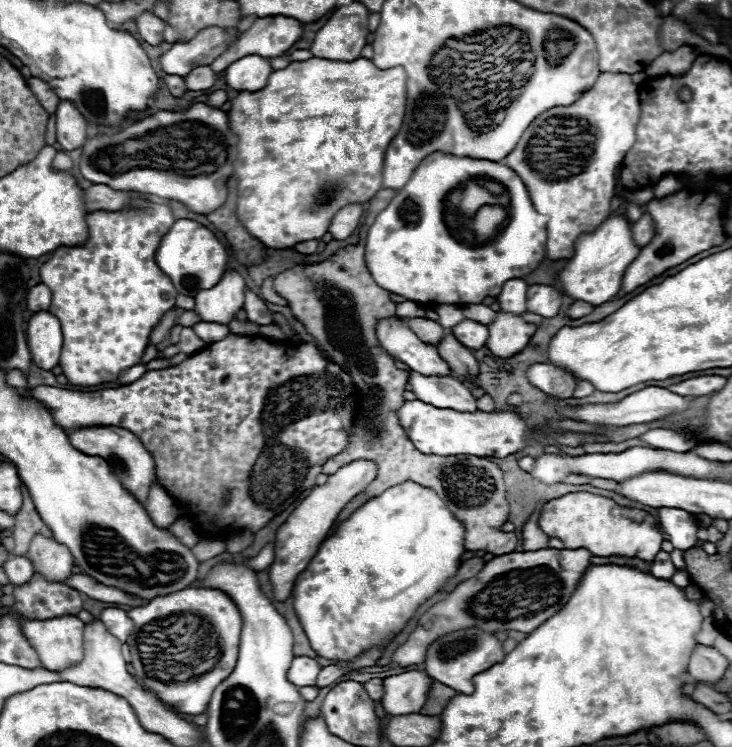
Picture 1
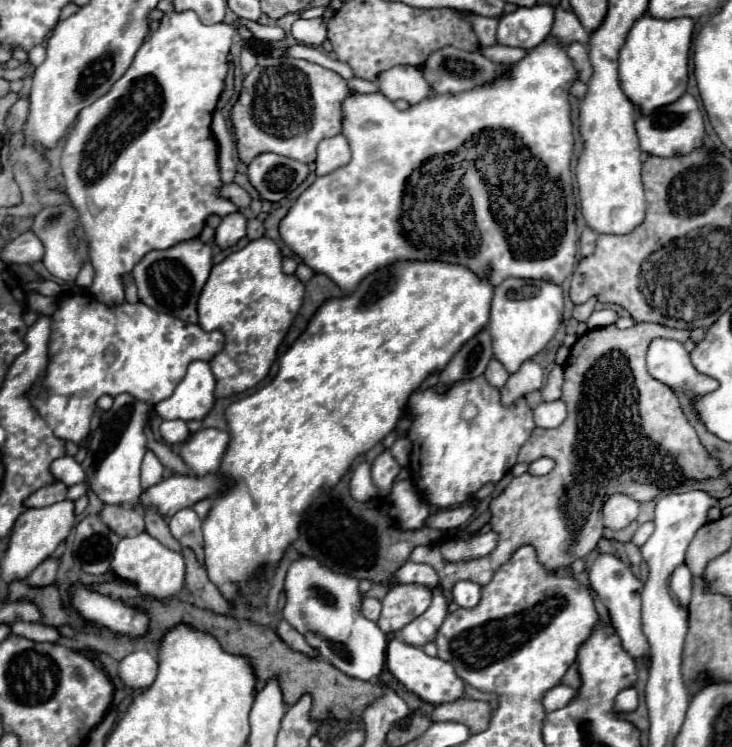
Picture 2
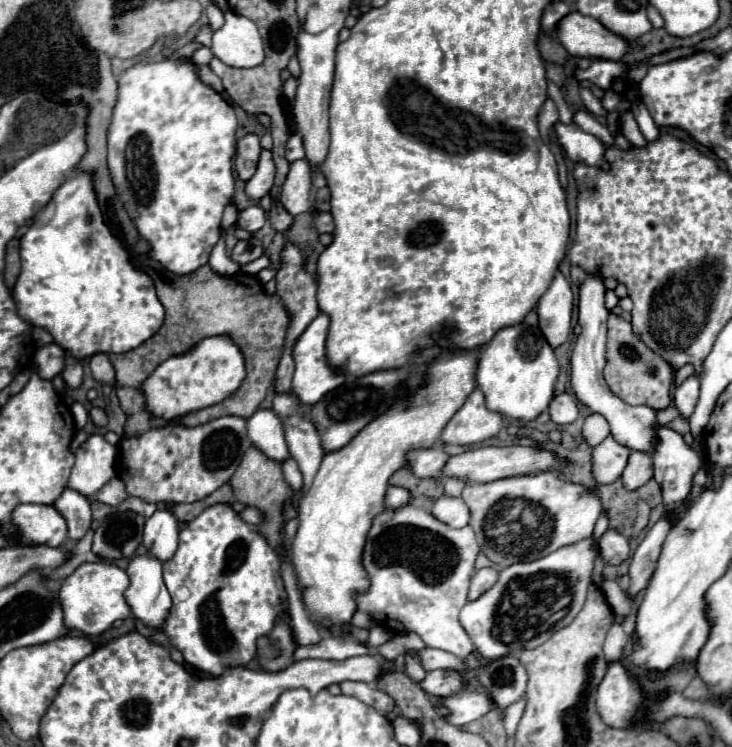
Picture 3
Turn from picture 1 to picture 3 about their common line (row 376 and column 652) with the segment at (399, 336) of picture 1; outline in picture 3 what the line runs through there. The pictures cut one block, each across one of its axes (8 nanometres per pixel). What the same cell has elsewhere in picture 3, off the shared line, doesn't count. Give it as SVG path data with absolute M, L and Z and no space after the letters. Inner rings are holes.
M660 426L656 432L656 448L652 454L654 460L654 480L660 484L662 488L662 504L664 504L664 514L666 518L670 518L672 522L680 520L680 516L690 508L690 490L692 490L692 480L696 476L696 472L702 466L702 460L698 456L696 450L692 450L690 446L686 446L686 442L682 440L682 436L666 426Z

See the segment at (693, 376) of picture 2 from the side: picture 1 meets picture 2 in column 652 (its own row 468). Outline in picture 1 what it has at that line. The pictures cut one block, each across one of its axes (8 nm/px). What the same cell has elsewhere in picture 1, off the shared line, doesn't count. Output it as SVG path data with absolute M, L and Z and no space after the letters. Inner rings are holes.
M354 460L340 468L336 474L328 476L328 482L324 486L314 486L308 498L302 500L302 504L288 516L288 520L278 528L276 532L276 544L274 544L274 562L268 568L270 584L274 590L274 598L284 602L290 598L292 586L296 576L310 564L312 556L316 556L322 540L334 526L338 514L342 508L360 494L372 480L376 478L376 462L372 460Z

